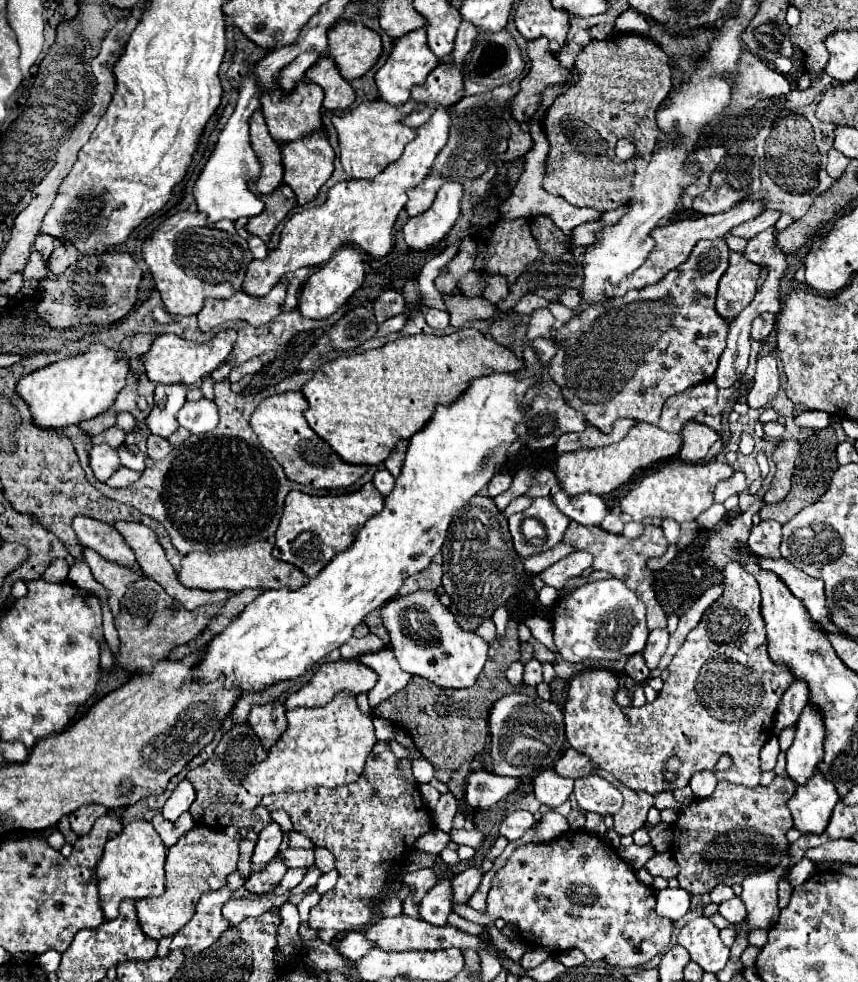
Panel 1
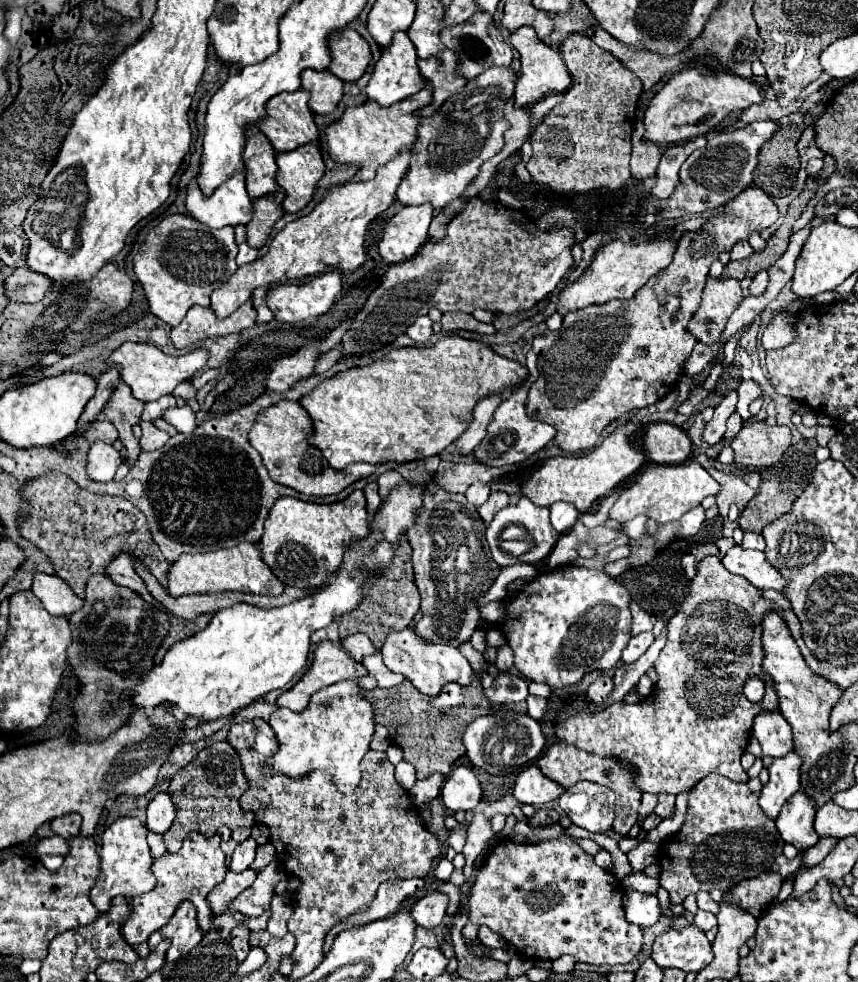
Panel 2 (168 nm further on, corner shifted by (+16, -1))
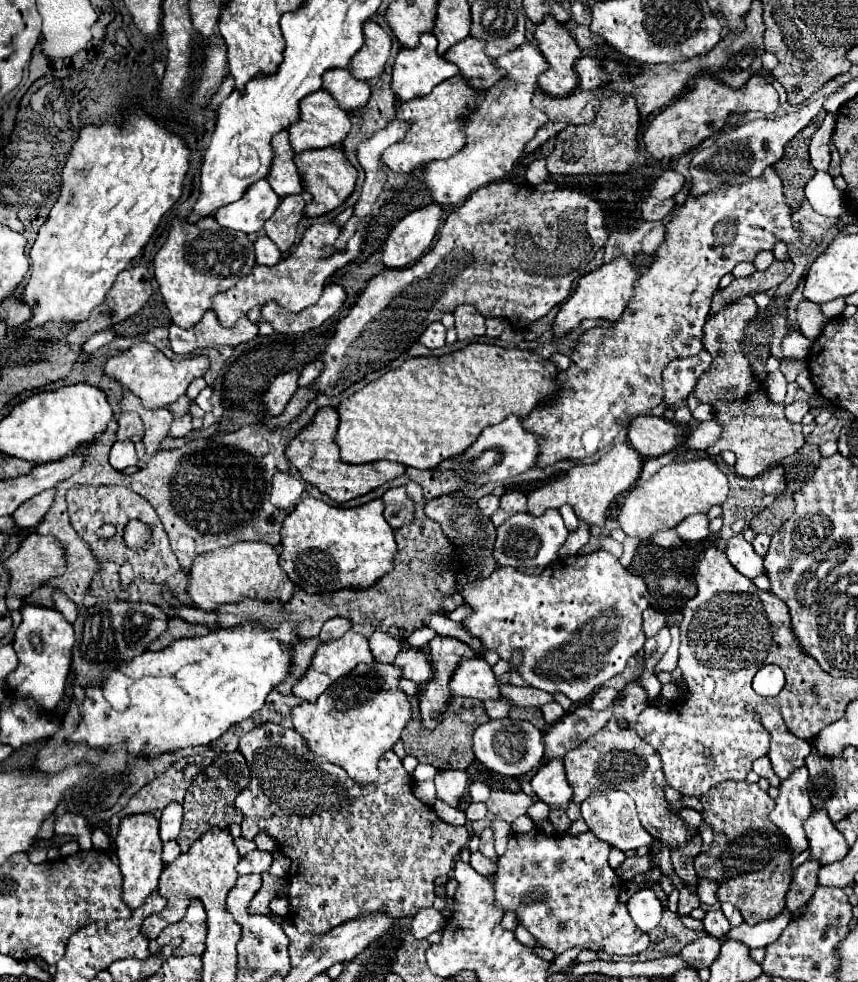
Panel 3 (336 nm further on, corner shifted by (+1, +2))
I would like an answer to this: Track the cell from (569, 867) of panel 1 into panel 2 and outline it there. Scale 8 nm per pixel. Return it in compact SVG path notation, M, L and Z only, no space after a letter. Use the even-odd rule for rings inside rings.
M560 838L560 840L550 840L550 842L536 842L536 844L516 844L512 840L506 840L502 844L498 844L490 858L486 860L486 864L478 870L478 876L476 876L476 882L472 886L472 894L470 894L470 902L468 902L468 920L472 924L478 924L478 926L488 926L490 930L494 930L496 934L500 934L506 944L514 946L518 954L524 954L526 958L532 958L532 960L556 960L558 956L562 954L568 954L572 958L576 958L576 962L586 962L586 964L594 964L594 966L602 966L602 964L626 964L630 962L632 958L638 956L638 952L642 950L642 942L644 942L644 934L642 934L642 928L636 926L636 924L630 924L626 920L626 910L622 906L622 900L624 900L624 888L622 884L618 882L618 878L610 872L610 870L604 870L600 866L596 866L594 862L594 856L584 852L574 840L570 838Z

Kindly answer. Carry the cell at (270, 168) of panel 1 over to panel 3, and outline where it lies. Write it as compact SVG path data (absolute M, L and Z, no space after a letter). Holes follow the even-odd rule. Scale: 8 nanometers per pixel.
M281 131L273 137L273 151L275 151L275 159L273 159L273 167L267 175L267 181L271 185L271 189L283 199L287 195L299 195L303 193L303 181L301 175L293 163L293 149L289 143L289 133Z

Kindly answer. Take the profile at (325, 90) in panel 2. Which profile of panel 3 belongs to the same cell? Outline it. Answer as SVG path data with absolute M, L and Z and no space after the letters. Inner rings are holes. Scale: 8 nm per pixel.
M349 69L327 71L323 75L323 89L329 91L345 111L365 107L369 101L369 95L371 95L369 85L365 81L355 79L349 73Z

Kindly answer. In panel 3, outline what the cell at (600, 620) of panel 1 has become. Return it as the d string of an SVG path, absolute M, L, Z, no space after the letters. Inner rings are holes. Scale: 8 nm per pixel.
M599 549L589 555L563 557L543 569L539 575L525 575L515 567L499 567L489 579L477 577L471 585L465 585L463 601L471 607L471 615L463 619L463 627L471 637L479 639L485 649L497 651L501 659L509 661L513 649L519 649L523 661L517 673L537 689L547 693L563 693L573 703L583 703L593 689L599 689L605 681L621 673L635 653L645 643L641 629L641 613L649 607L649 591L639 575L629 573L617 557Z

